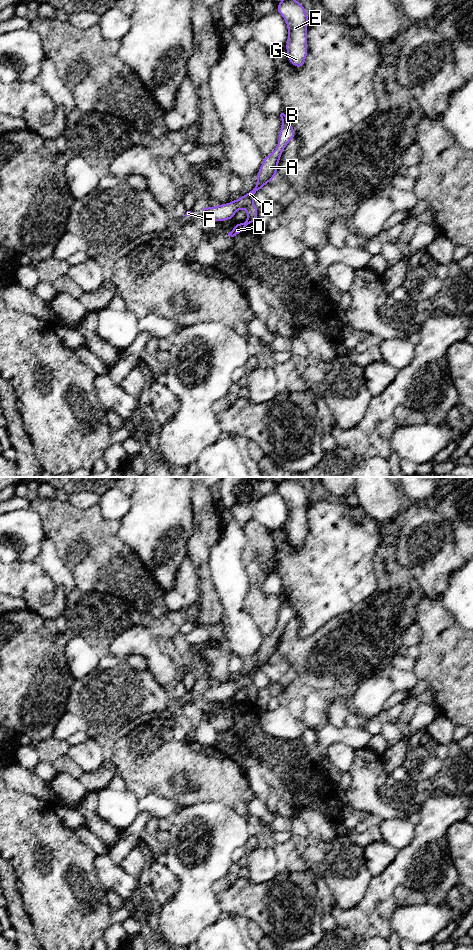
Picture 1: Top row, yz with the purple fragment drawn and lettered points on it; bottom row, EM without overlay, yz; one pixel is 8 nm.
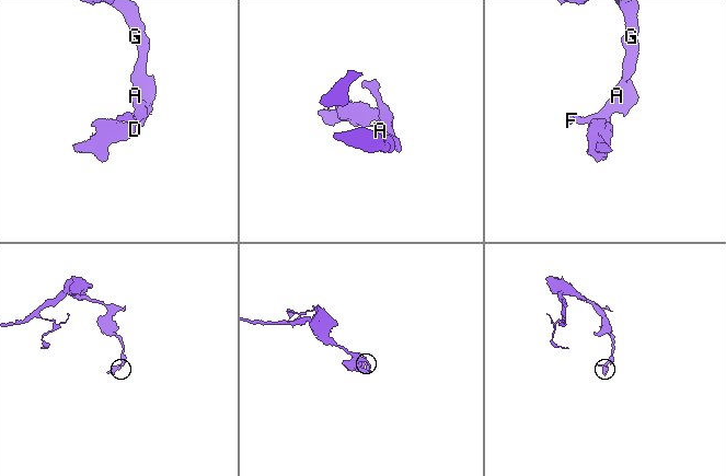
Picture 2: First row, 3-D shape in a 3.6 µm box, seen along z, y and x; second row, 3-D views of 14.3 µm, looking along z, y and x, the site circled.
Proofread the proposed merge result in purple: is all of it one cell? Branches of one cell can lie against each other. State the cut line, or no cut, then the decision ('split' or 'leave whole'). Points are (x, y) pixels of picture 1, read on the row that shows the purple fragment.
cut yz (247, 220), (250, 222); split

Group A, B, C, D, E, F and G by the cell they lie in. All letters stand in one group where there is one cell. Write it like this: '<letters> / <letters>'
A B C E F G / D

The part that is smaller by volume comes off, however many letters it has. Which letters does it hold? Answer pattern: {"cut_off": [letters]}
{"cut_off": ["D"]}

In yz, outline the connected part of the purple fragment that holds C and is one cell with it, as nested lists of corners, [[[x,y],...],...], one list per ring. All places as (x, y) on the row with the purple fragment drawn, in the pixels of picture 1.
[[[284,113],[280,114],[282,126],[279,132],[279,140],[275,150],[268,156],[264,157],[259,171],[257,172],[256,186],[247,192],[245,196],[241,196],[237,200],[230,203],[219,204],[216,207],[202,206],[201,211],[204,219],[213,221],[227,221],[233,219],[235,213],[245,208],[247,210],[247,221],[255,223],[258,217],[258,208],[254,205],[254,194],[262,190],[263,186],[272,181],[277,176],[277,167],[281,154],[286,145],[295,138],[295,130],[290,124]]]

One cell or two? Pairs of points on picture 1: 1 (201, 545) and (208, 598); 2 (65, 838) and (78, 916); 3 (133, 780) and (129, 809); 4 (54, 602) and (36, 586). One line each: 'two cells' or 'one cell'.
1: one cell
2: one cell
3: two cells
4: one cell

